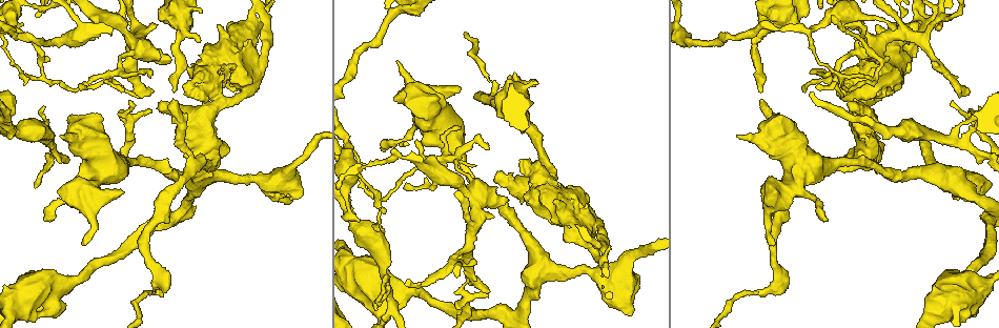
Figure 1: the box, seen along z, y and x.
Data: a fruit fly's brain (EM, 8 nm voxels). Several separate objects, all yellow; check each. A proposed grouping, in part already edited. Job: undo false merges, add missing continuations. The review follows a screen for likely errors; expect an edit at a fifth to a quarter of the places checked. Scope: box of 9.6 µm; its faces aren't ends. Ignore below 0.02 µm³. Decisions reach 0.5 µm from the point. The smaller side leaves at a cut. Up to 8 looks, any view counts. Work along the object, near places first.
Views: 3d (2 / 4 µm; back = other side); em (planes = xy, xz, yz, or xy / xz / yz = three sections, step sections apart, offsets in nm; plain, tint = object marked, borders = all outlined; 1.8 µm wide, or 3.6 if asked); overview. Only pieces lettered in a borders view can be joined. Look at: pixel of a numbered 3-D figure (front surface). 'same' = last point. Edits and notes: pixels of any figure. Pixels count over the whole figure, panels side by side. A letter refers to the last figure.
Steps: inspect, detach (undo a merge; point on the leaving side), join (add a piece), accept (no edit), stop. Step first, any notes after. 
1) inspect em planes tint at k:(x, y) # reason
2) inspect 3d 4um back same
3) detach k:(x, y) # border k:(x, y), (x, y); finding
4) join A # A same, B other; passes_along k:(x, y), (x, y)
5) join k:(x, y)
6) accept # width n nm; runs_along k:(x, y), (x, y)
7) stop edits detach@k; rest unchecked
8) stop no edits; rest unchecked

inspect 3d 4um at 1:(39, 120) # thin end

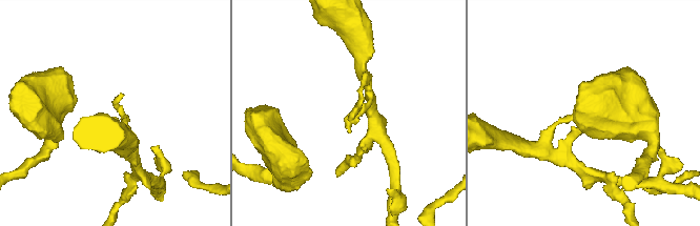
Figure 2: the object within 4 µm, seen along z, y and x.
inspect em planes tint at 2:(350, 131) # need the tissue

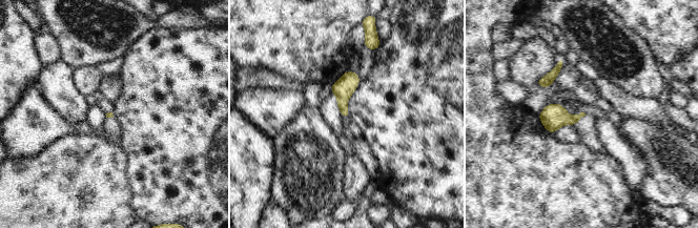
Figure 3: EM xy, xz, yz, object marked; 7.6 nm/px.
inspect em planes borders same # what lies round it

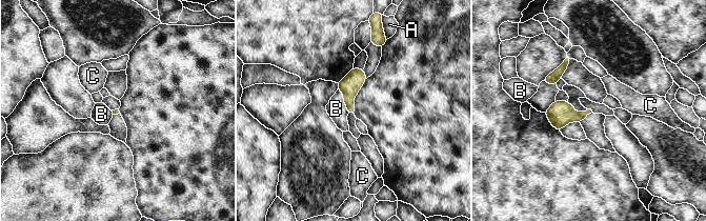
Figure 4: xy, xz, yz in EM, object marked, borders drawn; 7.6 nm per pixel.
accept # A other, B other, C other; none of them fits

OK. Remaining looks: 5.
inspect 3d 4um at 1:(529, 129) # three arms meet

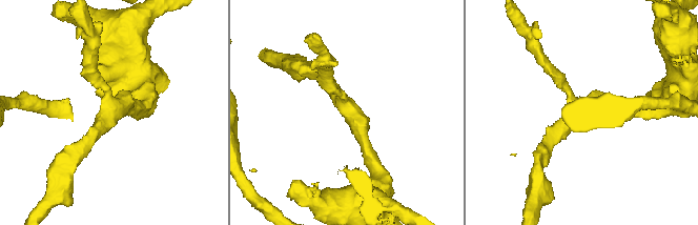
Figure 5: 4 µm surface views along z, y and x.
inspect em planes tint at 5:(111, 111) # now the EM

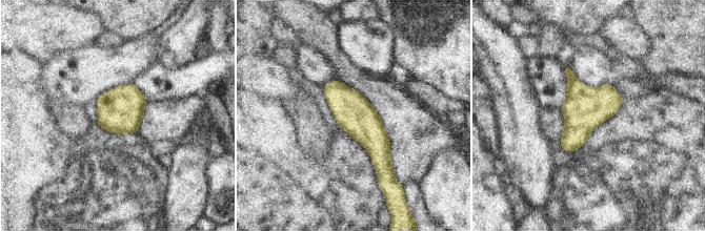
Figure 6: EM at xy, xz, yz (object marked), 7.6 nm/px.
inspect em planes borders same

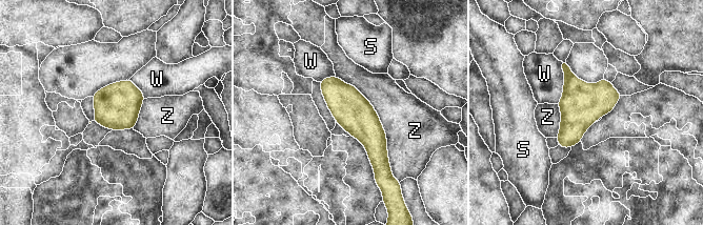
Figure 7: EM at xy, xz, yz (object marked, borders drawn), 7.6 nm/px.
accept # longest_contact Z 850 nm; S other, W other, Z other; border 7:(336, 76), (373, 106), (392, 171); continuous, no second cell

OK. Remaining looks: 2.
inspect em planes plain at 1:(761, 91) # an open end

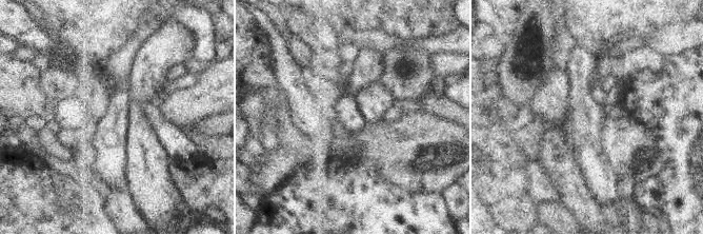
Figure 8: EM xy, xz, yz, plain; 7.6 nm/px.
inspect em planes borders same # see the neighbours

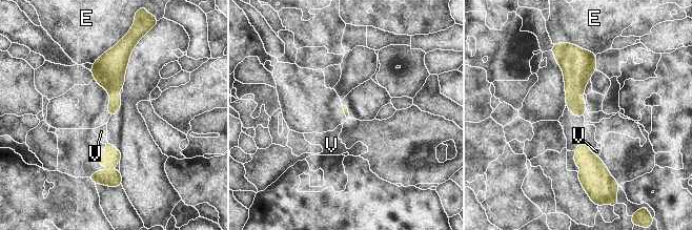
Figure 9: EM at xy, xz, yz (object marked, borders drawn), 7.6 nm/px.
accept # E other, V other; border 9:(587, 146), (597, 157); none of them fits

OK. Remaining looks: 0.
stop no edits; rest unchecked

